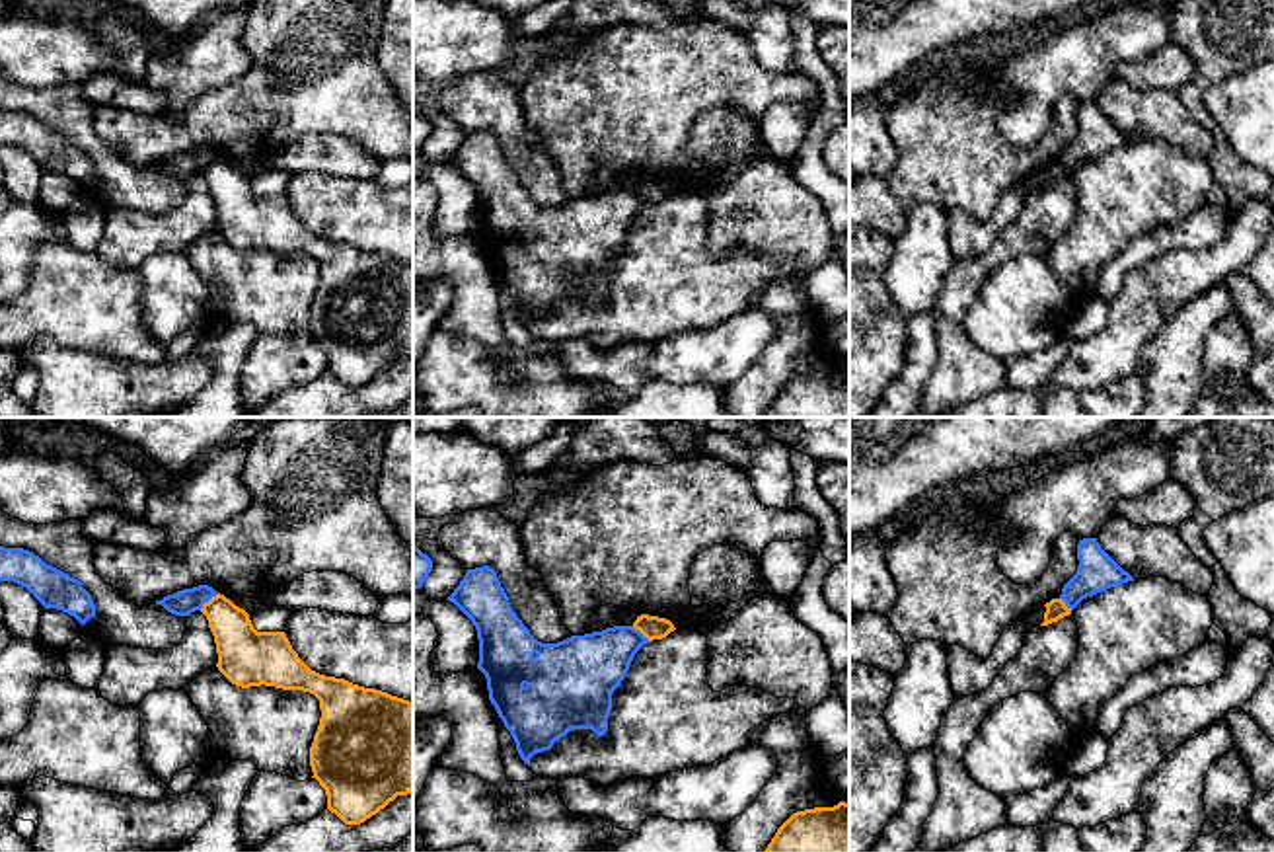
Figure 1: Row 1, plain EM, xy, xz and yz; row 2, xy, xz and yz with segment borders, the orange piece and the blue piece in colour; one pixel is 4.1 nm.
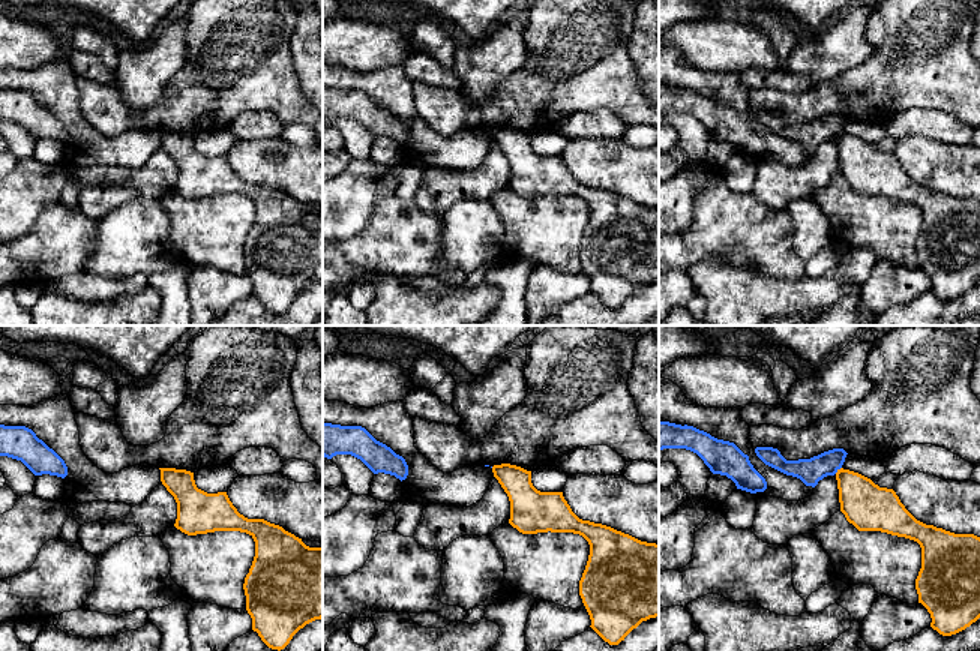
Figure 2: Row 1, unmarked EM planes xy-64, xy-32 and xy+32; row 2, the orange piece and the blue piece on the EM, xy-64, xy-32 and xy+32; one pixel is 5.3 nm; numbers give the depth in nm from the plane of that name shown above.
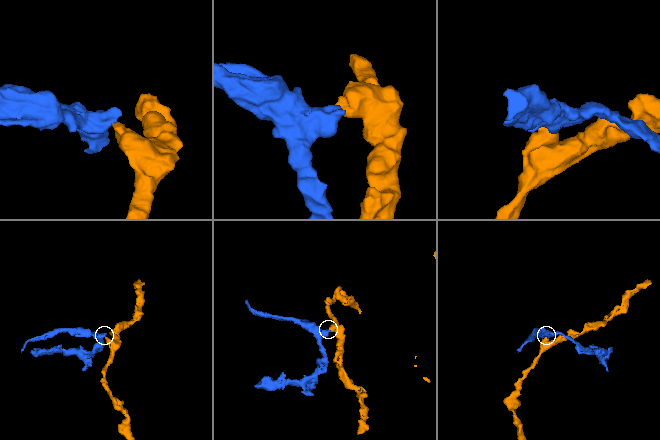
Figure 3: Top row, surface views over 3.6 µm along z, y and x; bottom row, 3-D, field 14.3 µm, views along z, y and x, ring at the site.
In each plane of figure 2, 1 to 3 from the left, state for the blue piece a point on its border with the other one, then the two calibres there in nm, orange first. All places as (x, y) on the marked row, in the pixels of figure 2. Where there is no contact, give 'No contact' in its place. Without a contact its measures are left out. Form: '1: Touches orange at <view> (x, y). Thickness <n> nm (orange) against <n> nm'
1: No contact
2: No contact
3: Touches orange at xy+32 (838, 470). Thickness 240 nm (orange) against 140 nm

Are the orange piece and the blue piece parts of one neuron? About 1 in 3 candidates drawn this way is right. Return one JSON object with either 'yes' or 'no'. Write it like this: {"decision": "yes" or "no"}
{"decision": "no"}

